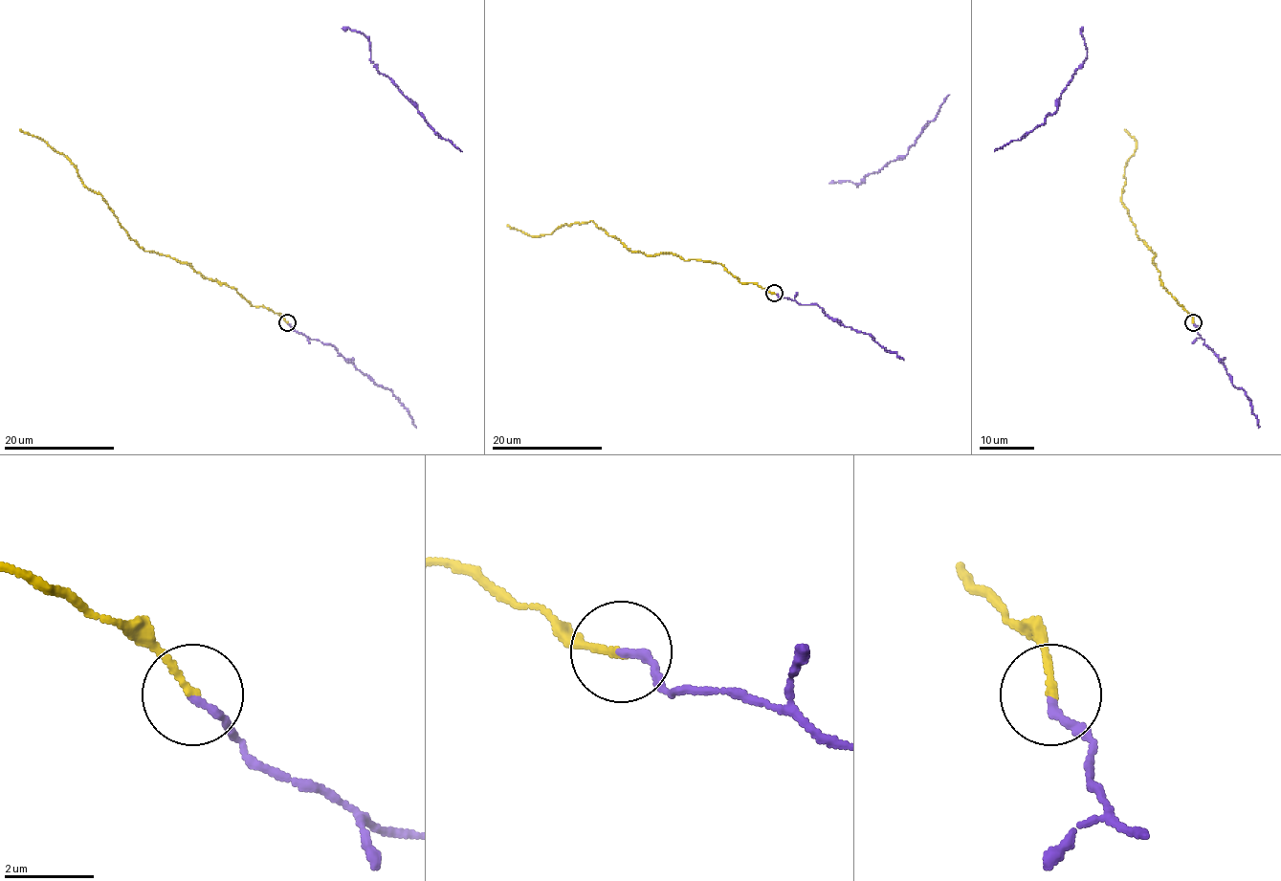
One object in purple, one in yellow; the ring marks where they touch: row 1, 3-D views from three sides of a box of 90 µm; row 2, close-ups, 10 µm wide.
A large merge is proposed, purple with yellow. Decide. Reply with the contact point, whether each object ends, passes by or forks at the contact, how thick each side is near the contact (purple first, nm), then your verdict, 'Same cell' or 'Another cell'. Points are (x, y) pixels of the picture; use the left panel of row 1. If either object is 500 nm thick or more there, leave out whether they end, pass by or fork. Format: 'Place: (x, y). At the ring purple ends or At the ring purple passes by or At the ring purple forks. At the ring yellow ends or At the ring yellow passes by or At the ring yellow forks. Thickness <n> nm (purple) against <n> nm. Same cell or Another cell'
Place: (287, 322). At the ring purple ends. At the ring yellow ends. Thickness 170 nm (purple) against 170 nm. Same cell

